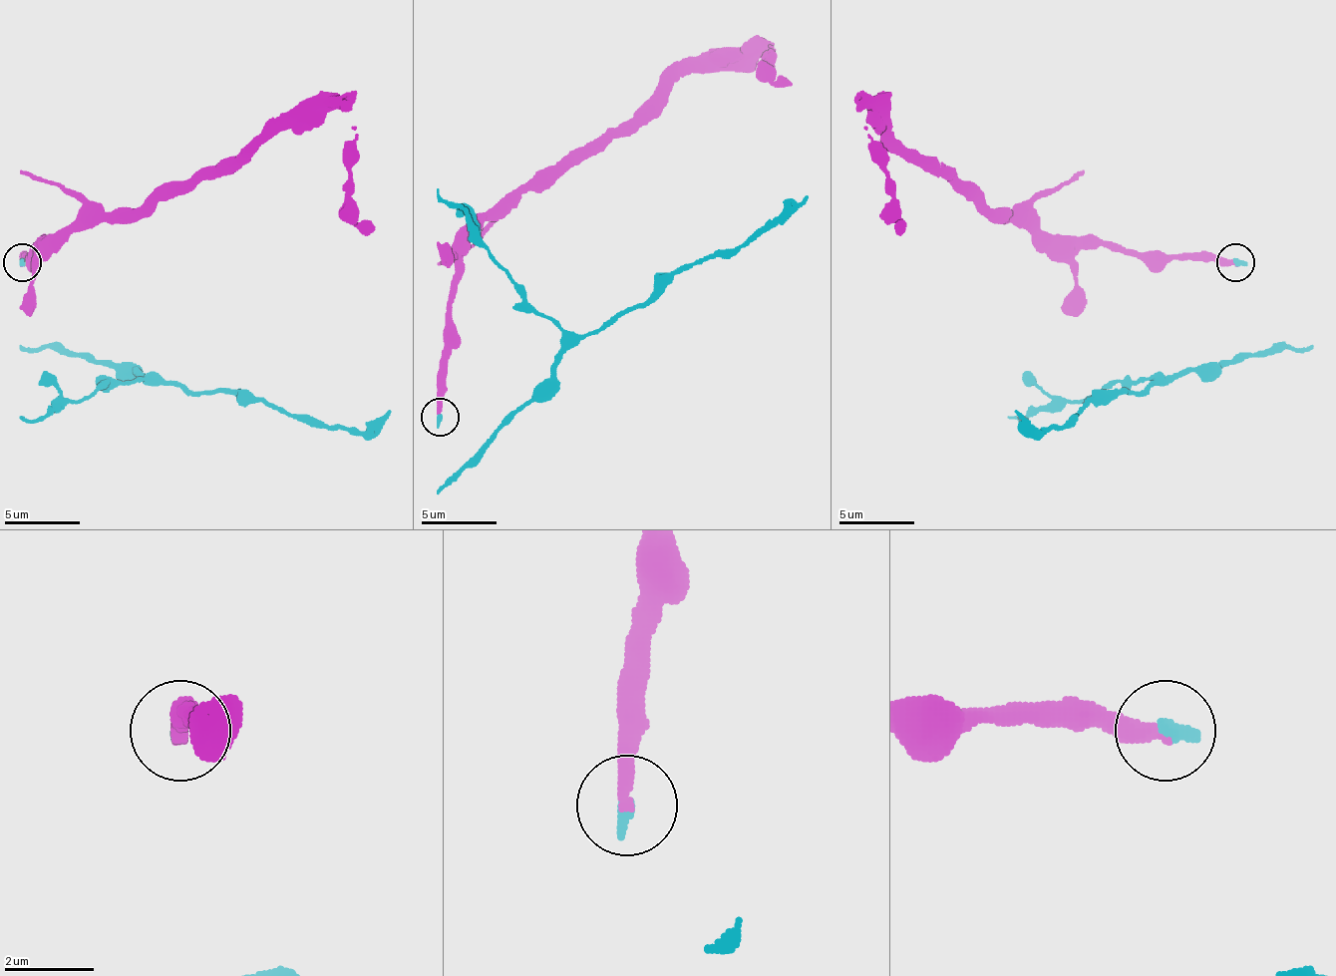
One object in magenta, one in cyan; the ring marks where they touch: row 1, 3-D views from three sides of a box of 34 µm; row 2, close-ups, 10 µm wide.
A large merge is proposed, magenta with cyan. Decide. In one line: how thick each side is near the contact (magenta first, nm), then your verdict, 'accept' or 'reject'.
400/320 nm | accept

